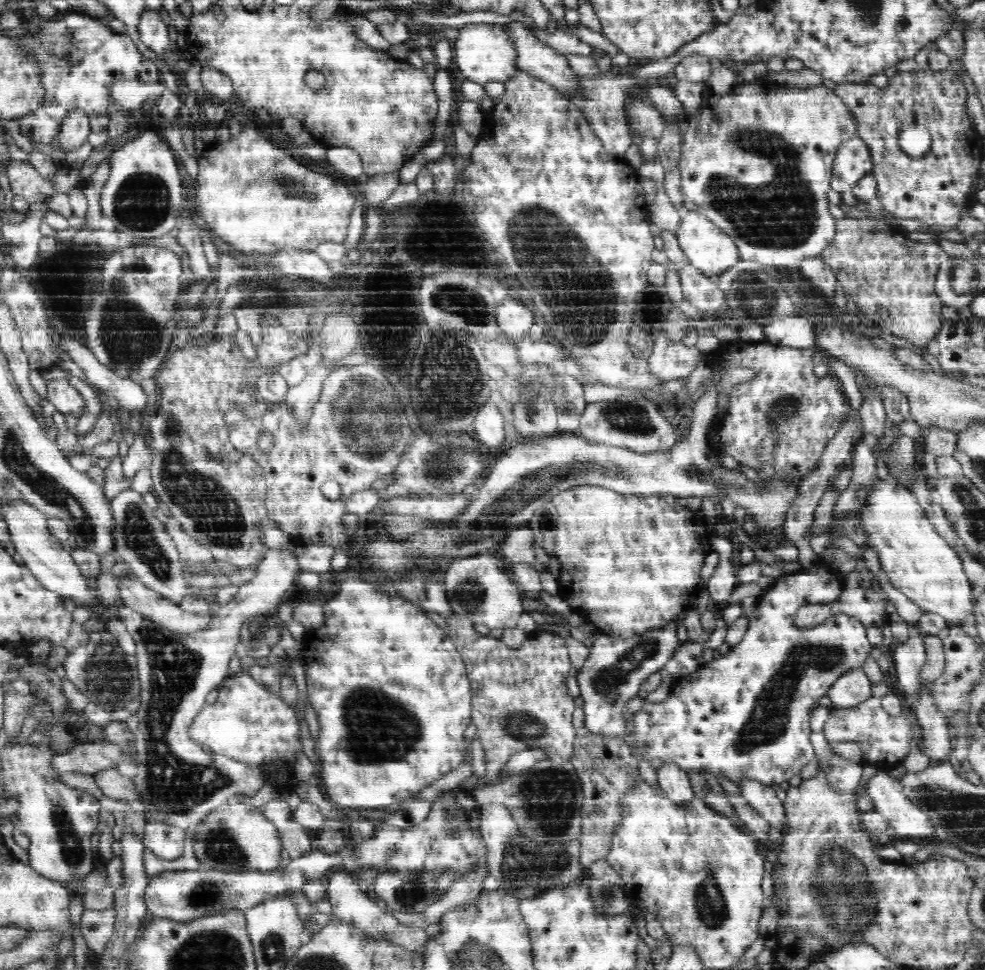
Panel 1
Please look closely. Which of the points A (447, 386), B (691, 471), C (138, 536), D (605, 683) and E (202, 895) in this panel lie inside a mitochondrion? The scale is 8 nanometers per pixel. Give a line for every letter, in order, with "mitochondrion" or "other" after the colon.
A: mitochondrion
B: mitochondrion
C: mitochondrion
D: mitochondrion
E: mitochondrion

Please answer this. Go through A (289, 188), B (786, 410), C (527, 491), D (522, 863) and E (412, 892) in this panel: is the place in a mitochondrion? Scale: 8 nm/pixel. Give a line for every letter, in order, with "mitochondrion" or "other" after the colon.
A: mitochondrion
B: mitochondrion
C: mitochondrion
D: mitochondrion
E: mitochondrion

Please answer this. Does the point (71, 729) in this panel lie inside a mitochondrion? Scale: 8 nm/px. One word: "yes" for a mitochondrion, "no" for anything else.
no

